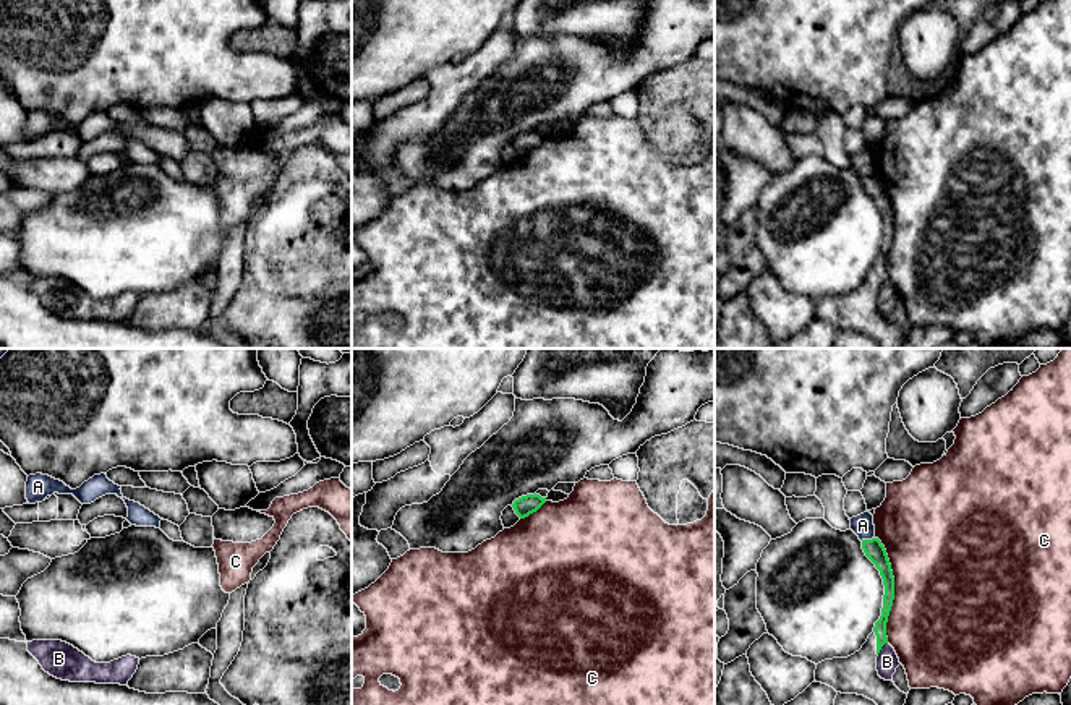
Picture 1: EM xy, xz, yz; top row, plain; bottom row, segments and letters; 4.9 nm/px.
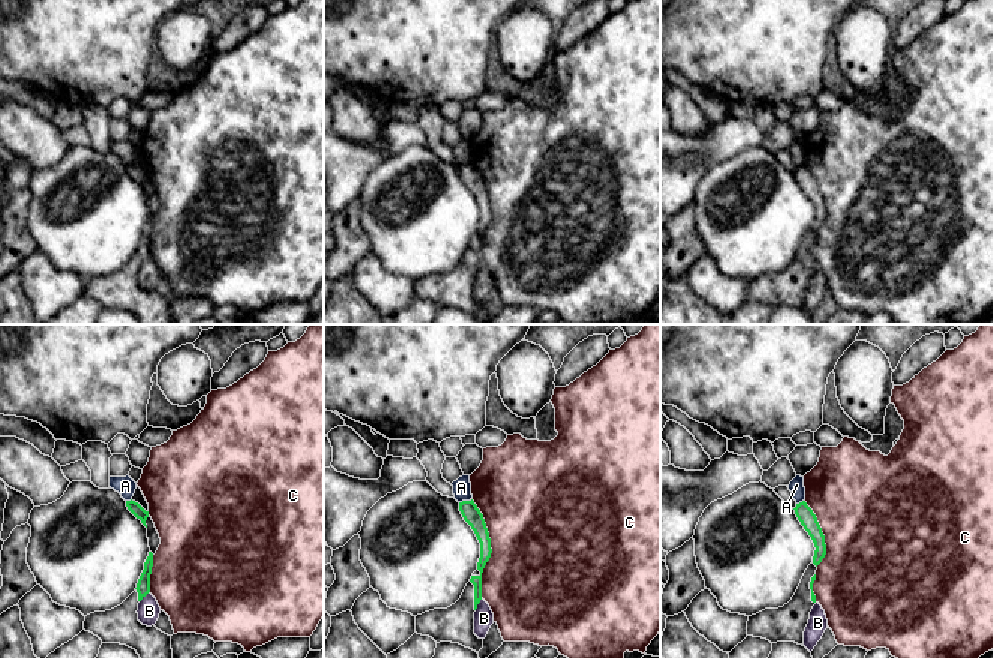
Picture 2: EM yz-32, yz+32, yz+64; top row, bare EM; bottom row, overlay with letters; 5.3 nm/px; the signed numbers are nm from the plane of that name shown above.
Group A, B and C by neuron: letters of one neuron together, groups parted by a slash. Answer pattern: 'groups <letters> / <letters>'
groups A / B / C

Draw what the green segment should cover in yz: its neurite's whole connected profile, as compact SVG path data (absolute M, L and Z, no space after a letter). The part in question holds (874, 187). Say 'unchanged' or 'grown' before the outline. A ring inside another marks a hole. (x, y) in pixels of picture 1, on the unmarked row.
grown; M878 175L862 177L865 193L880 207L885 222L881 253L859 288L847 295L825 297L817 301L815 318L841 331L857 331L873 337L880 348L902 348L907 331L877 308L877 293L885 280L886 259L894 237L894 214L885 183Z

